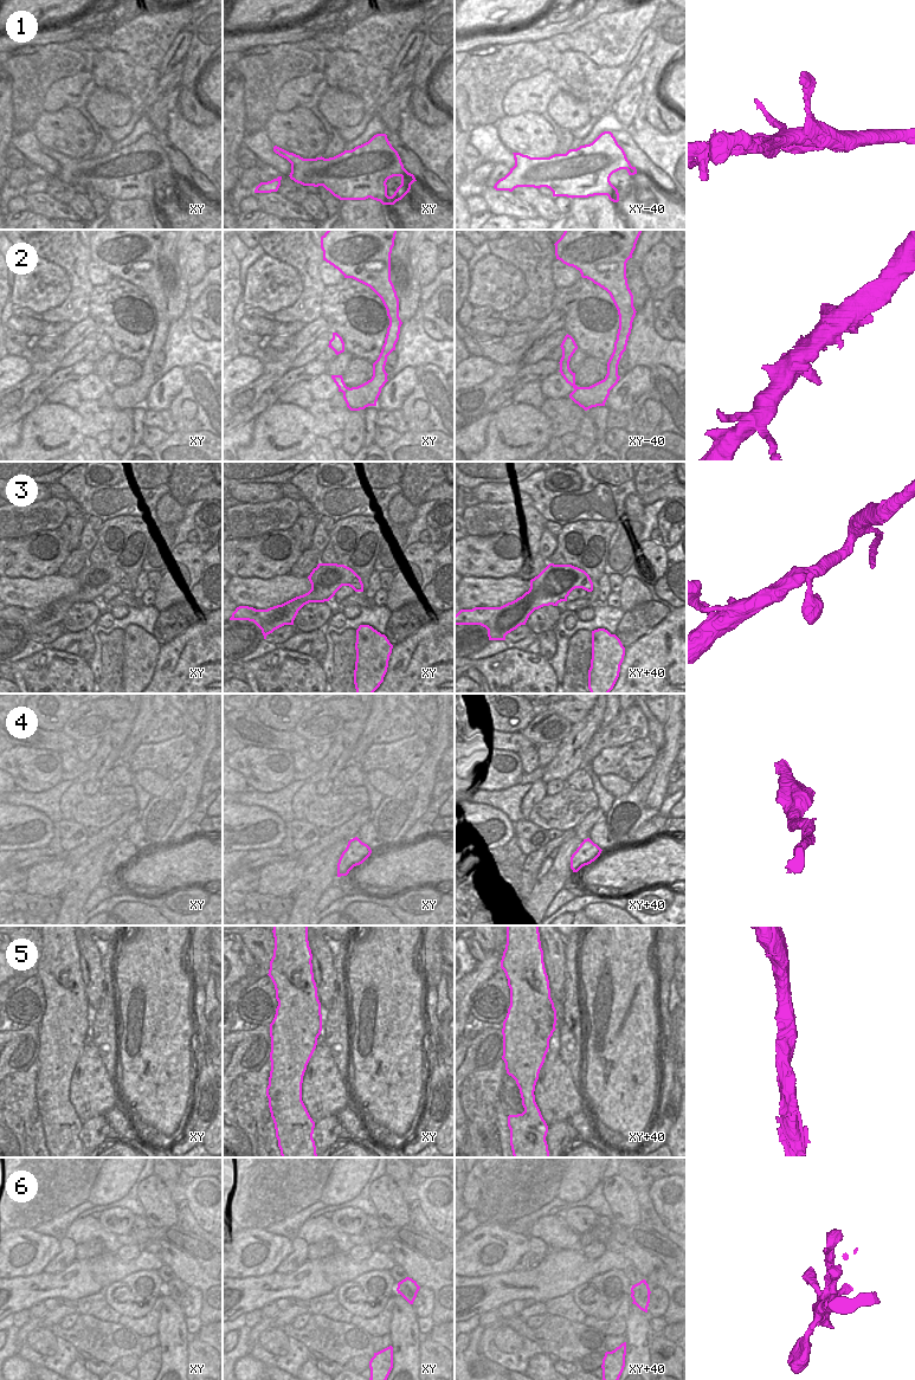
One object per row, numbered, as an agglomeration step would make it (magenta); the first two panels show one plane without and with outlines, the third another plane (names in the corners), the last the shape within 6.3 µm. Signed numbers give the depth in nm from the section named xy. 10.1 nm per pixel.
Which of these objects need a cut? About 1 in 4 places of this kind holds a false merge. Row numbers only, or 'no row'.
6.

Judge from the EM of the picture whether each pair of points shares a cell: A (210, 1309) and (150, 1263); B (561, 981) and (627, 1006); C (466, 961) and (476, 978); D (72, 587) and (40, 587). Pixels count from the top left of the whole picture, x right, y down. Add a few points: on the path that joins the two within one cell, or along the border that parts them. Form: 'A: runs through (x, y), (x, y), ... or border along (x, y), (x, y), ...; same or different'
A: border along (142, 1248), (153, 1252), (163, 1263); different
B: border along (577, 961), (581, 1003); different
C: border along (477, 962), (466, 974); different
D: runs through (64, 587), (49, 587); same

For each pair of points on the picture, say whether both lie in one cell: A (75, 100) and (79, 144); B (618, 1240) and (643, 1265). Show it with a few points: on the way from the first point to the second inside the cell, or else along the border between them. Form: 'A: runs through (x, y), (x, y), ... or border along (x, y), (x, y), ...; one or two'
A: border along (78, 109), (62, 107), (58, 110), (49, 111); two
B: runs through (624, 1245), (637, 1258); one

